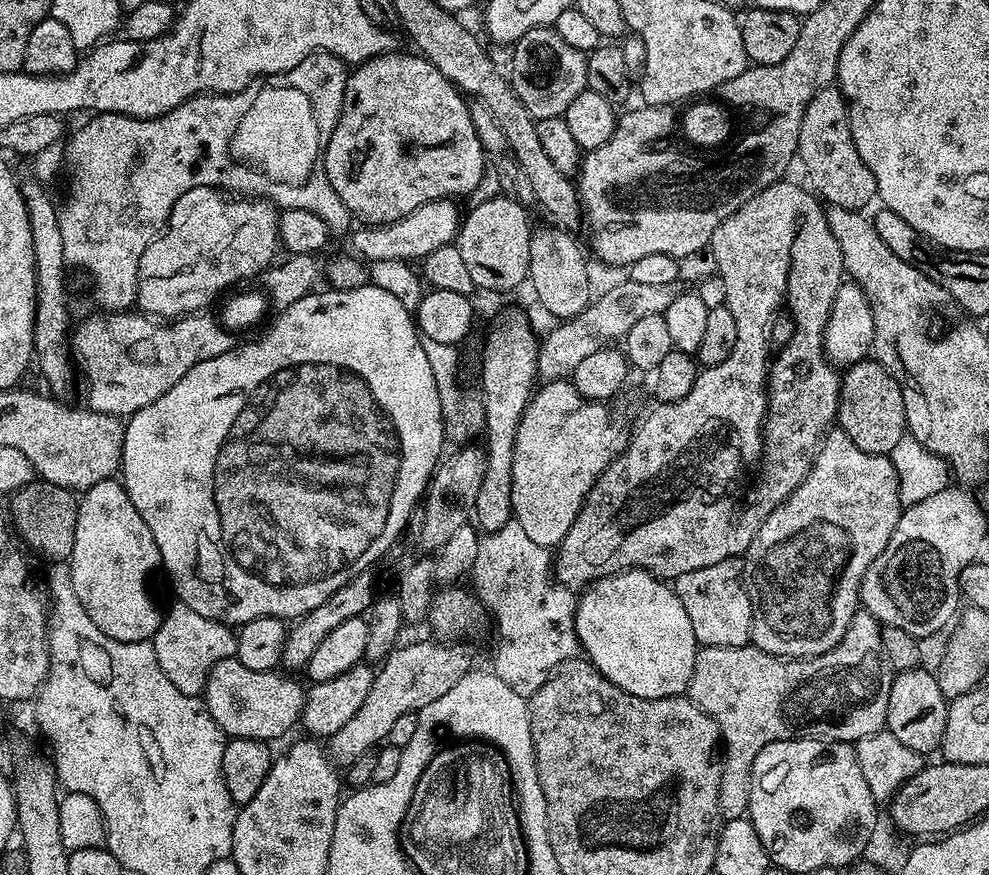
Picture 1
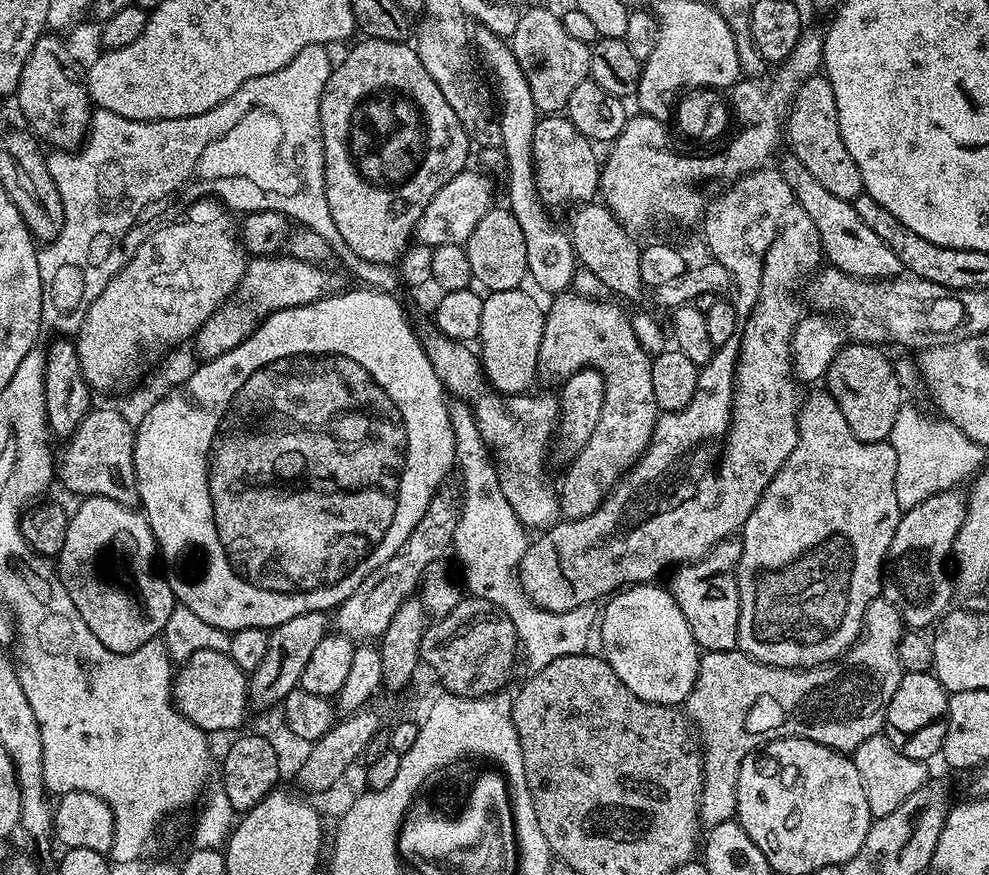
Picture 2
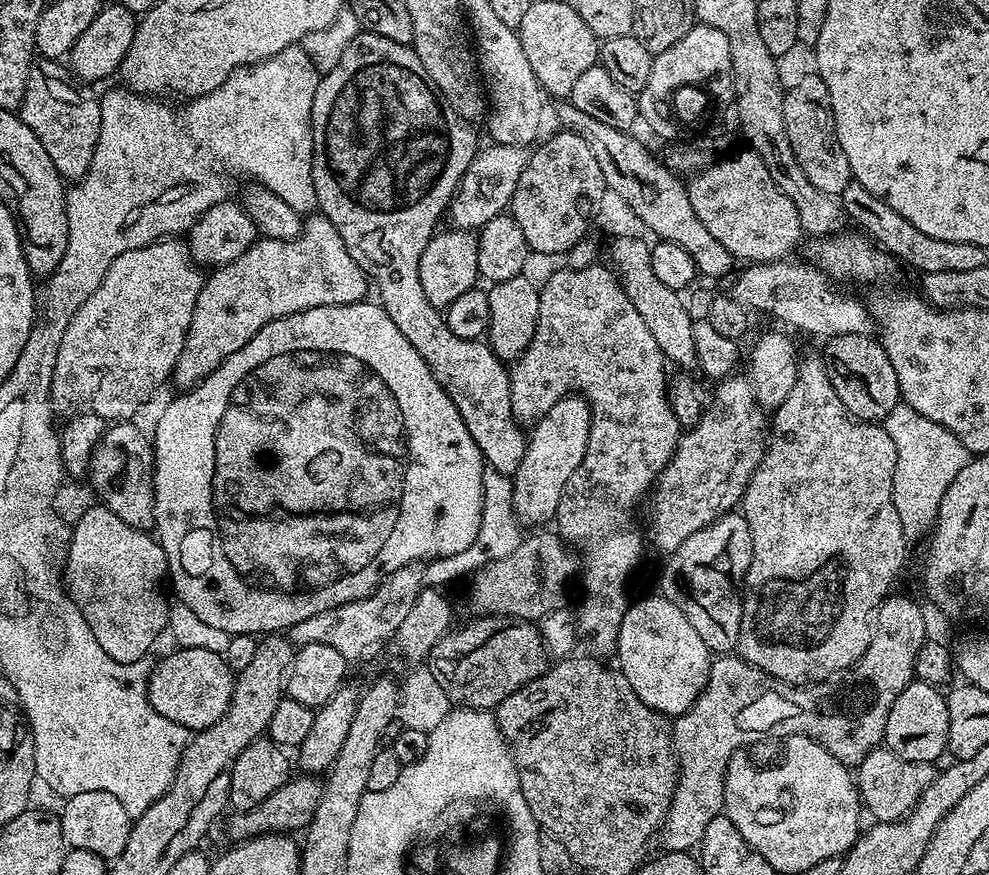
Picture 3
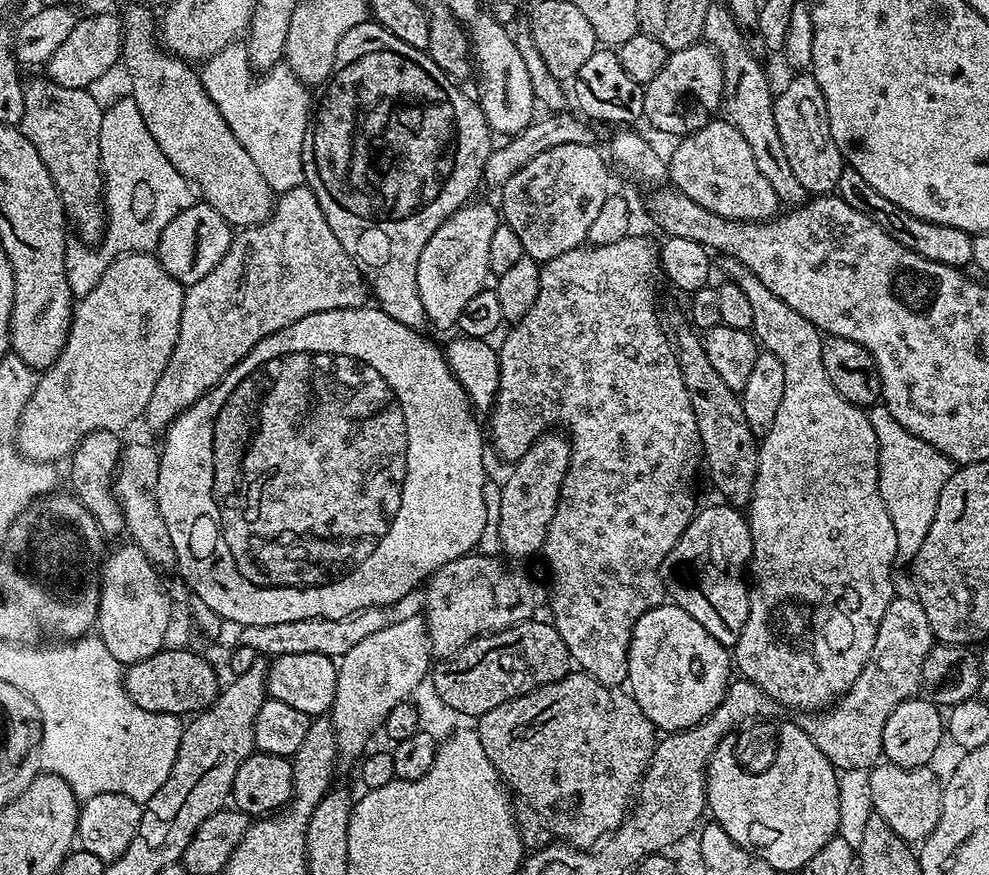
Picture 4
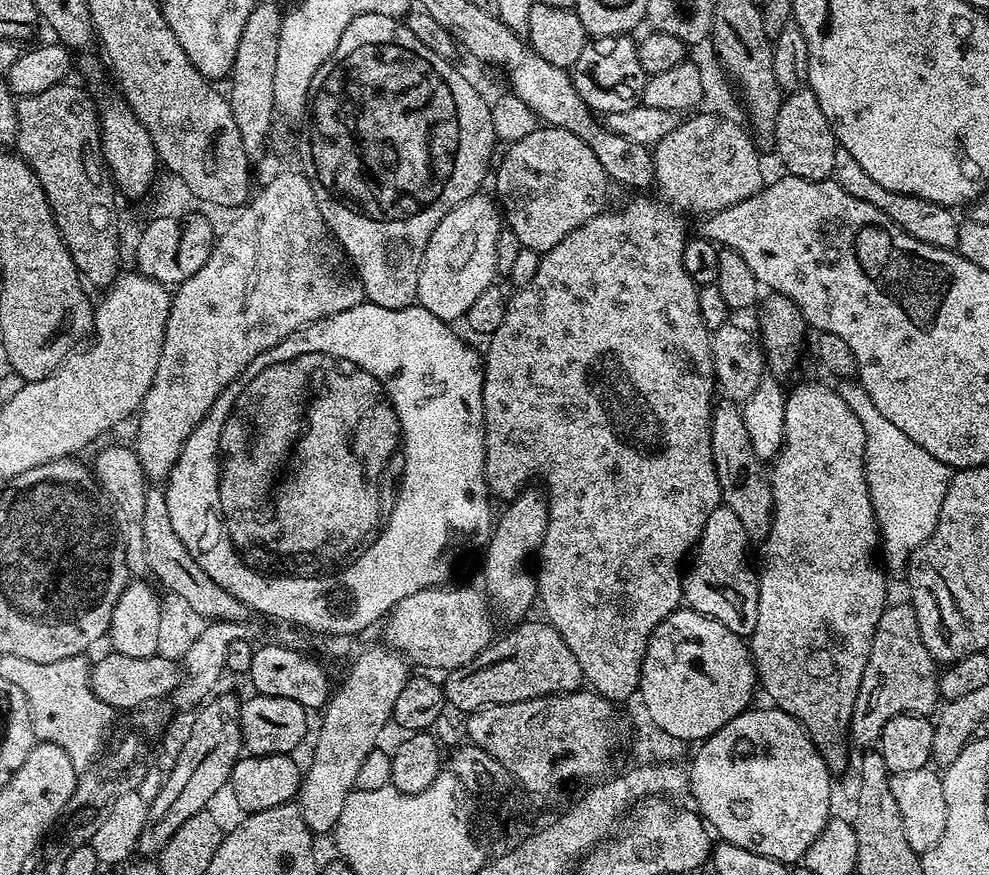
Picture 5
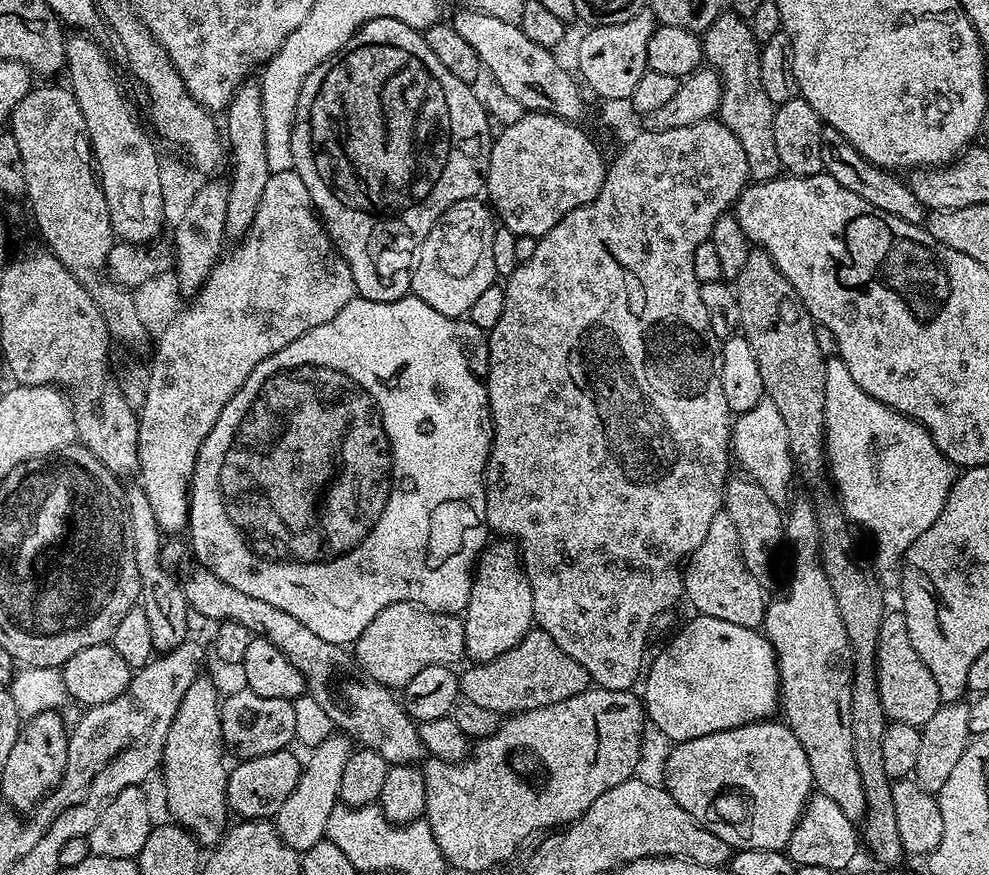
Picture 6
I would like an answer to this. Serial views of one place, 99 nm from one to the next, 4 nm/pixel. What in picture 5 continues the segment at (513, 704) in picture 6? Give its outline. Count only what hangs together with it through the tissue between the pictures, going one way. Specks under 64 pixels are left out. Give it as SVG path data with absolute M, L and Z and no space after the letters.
M532 619L509 627L512 629L501 640L493 639L473 660L451 669L442 680L445 701L470 713L488 704L509 704L577 691L585 683L578 658L570 654L570 646L562 642L562 634L552 624Z

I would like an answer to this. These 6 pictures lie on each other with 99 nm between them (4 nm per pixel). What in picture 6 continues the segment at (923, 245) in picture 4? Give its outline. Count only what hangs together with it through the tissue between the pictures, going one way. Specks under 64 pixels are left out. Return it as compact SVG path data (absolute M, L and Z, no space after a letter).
M824 126L822 130L822 146L824 147L824 172L838 182L838 186L846 186L858 198L866 198L870 206L878 206L878 210L886 210L886 214L894 214L894 218L902 218L911 224L923 225L926 220L926 209L913 194L903 179L898 180L891 171L872 164L838 130Z

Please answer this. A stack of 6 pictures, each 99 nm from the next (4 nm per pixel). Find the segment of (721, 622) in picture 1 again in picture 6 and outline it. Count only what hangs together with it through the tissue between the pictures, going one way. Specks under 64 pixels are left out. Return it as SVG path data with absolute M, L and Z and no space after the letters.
M722 510L714 514L714 522L710 522L706 538L702 538L702 544L692 553L683 573L684 596L696 607L699 615L734 622L734 626L759 629L763 625L766 599L760 589L762 584L742 562L738 530L728 512Z

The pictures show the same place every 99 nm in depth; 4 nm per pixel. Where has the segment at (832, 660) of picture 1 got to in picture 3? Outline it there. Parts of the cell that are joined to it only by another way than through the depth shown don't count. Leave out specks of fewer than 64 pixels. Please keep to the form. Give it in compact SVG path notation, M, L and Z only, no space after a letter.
M889 595L876 609L872 641L866 654L862 654L855 666L856 681L845 692L824 692L825 685L820 682L807 686L787 684L785 680L776 680L761 668L746 663L736 654L720 654L713 659L708 681L700 692L700 697L682 715L671 721L672 748L676 751L679 776L662 829L663 847L667 851L691 853L699 849L702 834L706 834L706 826L710 826L710 822L714 822L714 818L723 813L724 779L730 758L737 755L738 750L744 750L747 744L756 744L767 736L805 736L830 750L830 754L834 754L838 762L849 766L859 766L866 754L881 747L890 706L894 706L894 698L898 698L898 694L902 694L902 690L913 683L918 650L922 650L929 635L928 628L924 625L923 610L910 597L896 595Z

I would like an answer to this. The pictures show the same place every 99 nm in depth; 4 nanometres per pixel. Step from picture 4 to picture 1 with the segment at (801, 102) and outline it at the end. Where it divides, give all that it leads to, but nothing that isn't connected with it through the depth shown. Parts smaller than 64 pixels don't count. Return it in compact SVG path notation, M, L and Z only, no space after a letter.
M839 87L823 88L814 94L814 98L810 98L796 133L799 163L800 160L804 163L804 172L809 180L807 183L821 201L859 212L867 209L871 200L877 199L874 174L870 174L870 166L866 166L862 154L858 154L858 146L854 146L854 134L850 134L848 103L844 101Z

